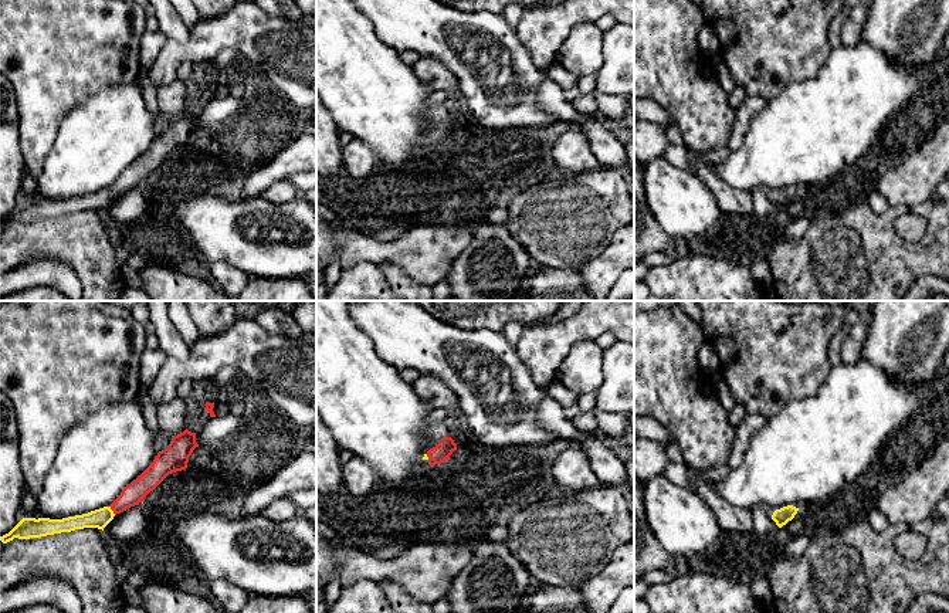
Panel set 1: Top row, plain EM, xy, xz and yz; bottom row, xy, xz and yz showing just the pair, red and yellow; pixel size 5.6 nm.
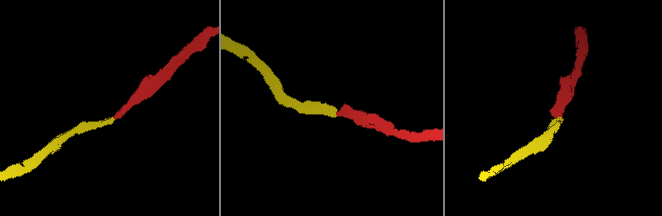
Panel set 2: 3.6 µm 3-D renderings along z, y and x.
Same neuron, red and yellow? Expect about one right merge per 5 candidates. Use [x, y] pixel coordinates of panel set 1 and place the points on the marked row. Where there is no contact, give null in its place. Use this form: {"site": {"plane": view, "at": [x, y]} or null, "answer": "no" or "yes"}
{"site": {"plane": "xy", "at": [111, 508]}, "answer": "yes"}

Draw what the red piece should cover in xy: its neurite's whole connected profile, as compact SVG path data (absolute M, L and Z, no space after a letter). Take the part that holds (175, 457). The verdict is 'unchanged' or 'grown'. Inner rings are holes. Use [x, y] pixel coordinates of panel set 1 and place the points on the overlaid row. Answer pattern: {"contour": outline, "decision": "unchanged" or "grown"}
{"contour": "M186 429L183 433L174 436L165 450L157 453L153 463L136 480L126 485L109 507L62 519L23 518L9 534L0 536L0 541L7 543L14 538L41 538L84 528L104 531L116 514L139 505L169 474L186 470L189 457L196 447L199 447L196 433Z", "decision": "grown"}

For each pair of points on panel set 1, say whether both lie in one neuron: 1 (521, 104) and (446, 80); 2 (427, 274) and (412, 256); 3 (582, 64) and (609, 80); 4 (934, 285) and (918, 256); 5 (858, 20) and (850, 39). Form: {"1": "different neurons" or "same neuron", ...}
{"1": "different neurons", "2": "same neuron", "3": "different neurons", "4": "different neurons", "5": "same neuron"}

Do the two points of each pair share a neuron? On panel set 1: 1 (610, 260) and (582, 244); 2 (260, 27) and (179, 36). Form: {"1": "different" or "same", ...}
{"1": "different", "2": "different"}

